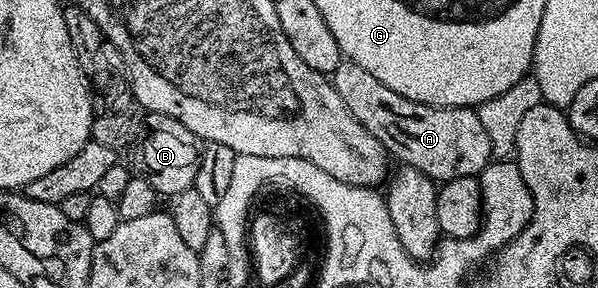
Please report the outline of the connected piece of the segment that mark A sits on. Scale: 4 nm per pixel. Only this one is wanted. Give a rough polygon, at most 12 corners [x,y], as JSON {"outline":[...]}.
{"outline":[[365,67],[329,80],[392,158],[436,183],[493,160],[474,108],[405,99]]}

